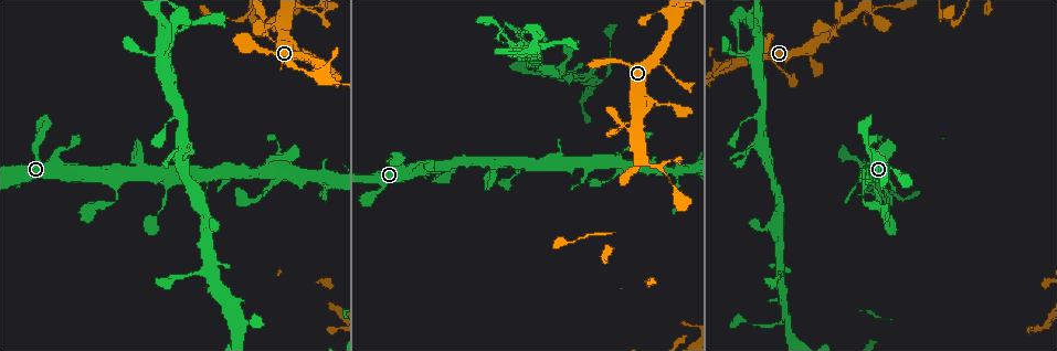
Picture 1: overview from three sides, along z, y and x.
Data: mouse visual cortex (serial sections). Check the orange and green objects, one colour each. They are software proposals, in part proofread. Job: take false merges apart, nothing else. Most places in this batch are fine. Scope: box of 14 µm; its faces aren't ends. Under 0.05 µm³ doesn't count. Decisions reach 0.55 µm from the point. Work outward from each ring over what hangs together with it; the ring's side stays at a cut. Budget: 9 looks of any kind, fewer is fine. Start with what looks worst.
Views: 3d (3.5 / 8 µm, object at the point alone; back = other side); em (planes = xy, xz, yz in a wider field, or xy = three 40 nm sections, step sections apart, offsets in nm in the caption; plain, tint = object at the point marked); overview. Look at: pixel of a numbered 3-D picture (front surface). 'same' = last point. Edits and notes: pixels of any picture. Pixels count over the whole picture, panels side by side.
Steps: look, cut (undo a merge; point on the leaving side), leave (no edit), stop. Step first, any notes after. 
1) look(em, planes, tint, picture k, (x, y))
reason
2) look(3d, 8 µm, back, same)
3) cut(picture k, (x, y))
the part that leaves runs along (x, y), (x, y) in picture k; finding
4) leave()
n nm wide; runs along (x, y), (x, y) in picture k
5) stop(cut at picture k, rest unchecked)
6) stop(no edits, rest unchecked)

look(3d, 3.5 µm, picture 1, (835, 28))
three arms meet

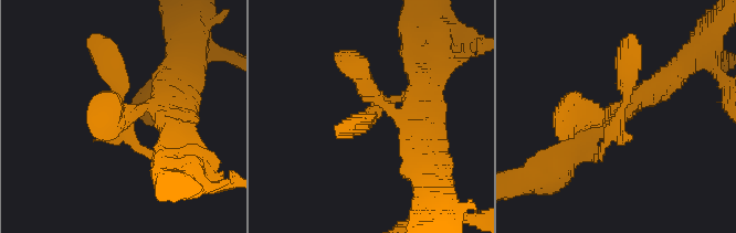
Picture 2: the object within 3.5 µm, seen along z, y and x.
look(em, xy, step 2, tint, picture 2, (623, 108))

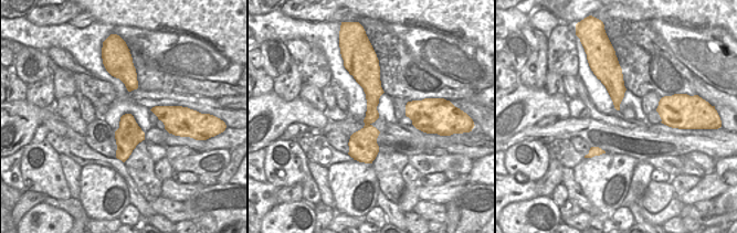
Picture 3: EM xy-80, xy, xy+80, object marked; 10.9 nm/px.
leave()
runs along (365, 67), (371, 84), (369, 160) in picture 3; one cell here

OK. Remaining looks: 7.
look(em, planes, tint, picture 1, (268, 167))
looks like a crossing

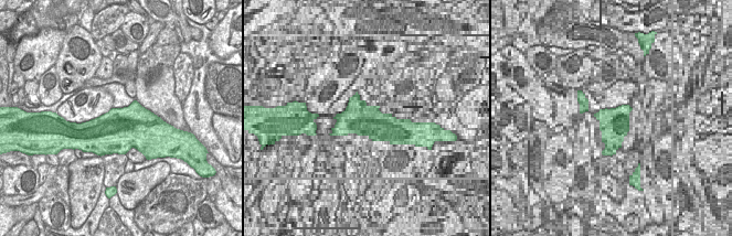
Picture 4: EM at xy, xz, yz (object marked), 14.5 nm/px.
look(3d, 3.5 µm, same)

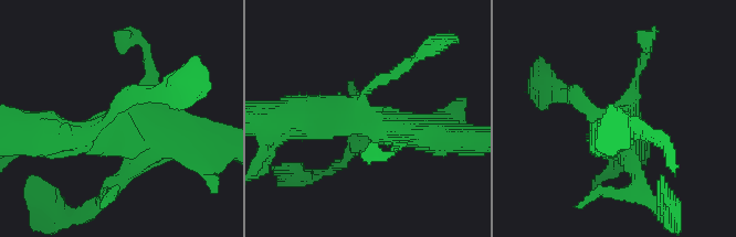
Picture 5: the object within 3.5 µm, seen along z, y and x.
leave()
650 nm wide; runs along (298, 118), (356, 118), (438, 136) in picture 5; continuous, no second cell

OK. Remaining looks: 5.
look(3d, 3.5 µm, picture 1, (321, 177))
a narrow waist

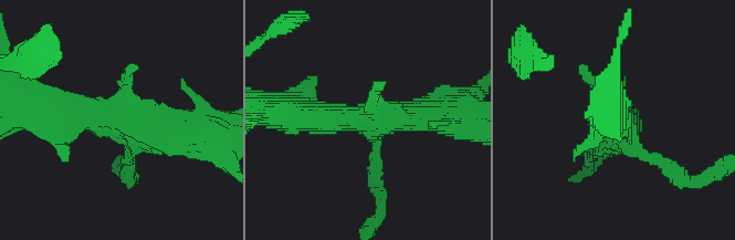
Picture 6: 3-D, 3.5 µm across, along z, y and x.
look(em, xy, step 5, tint, picture 6, (365, 120))

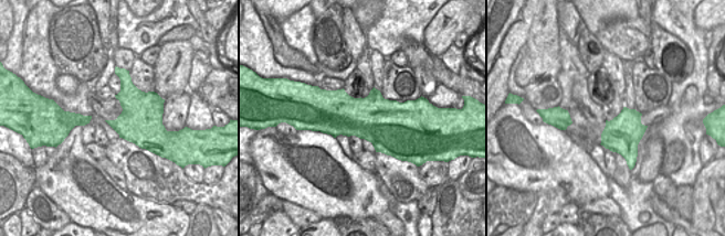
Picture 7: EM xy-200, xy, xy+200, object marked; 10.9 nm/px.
leave()
all the same cell

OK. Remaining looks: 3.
look(3d, 3.5 µm, picture 1, (863, 200))
sharp bend

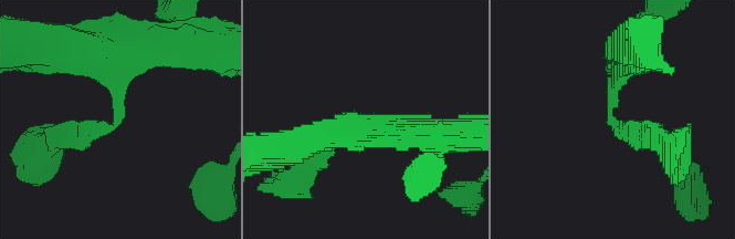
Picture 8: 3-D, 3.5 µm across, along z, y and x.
leave()
arms of 200, 250 nm; runs along (98, 49), (116, 124), (65, 134) in picture 8; continuous, no second cell

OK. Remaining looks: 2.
stop(no edits, rest unchecked)

